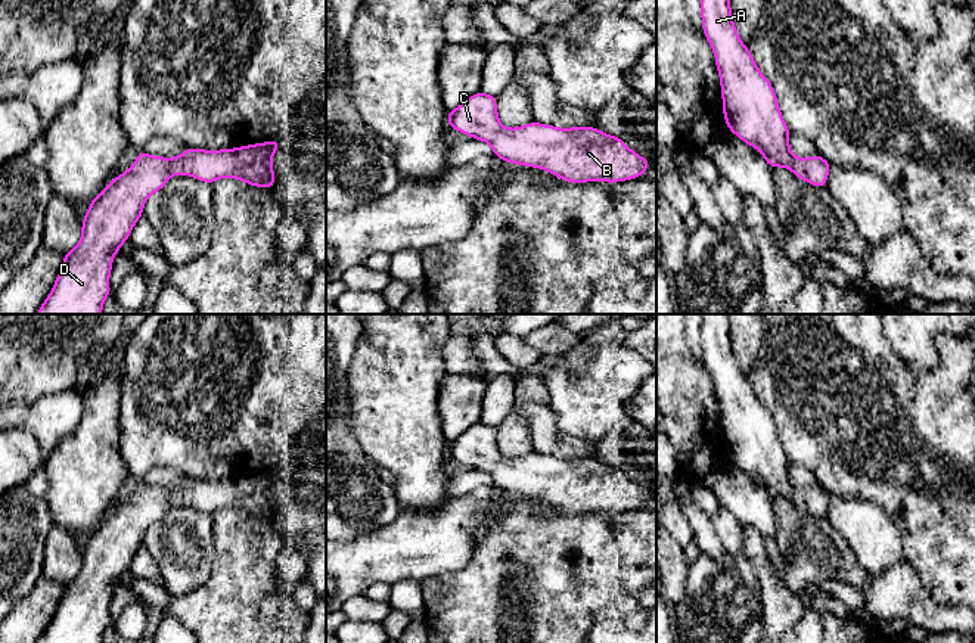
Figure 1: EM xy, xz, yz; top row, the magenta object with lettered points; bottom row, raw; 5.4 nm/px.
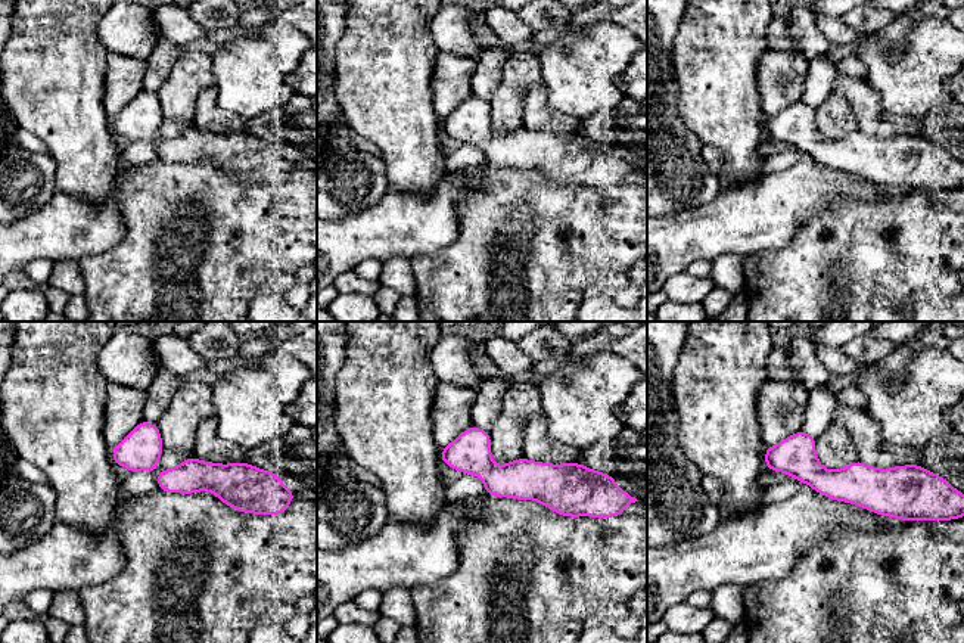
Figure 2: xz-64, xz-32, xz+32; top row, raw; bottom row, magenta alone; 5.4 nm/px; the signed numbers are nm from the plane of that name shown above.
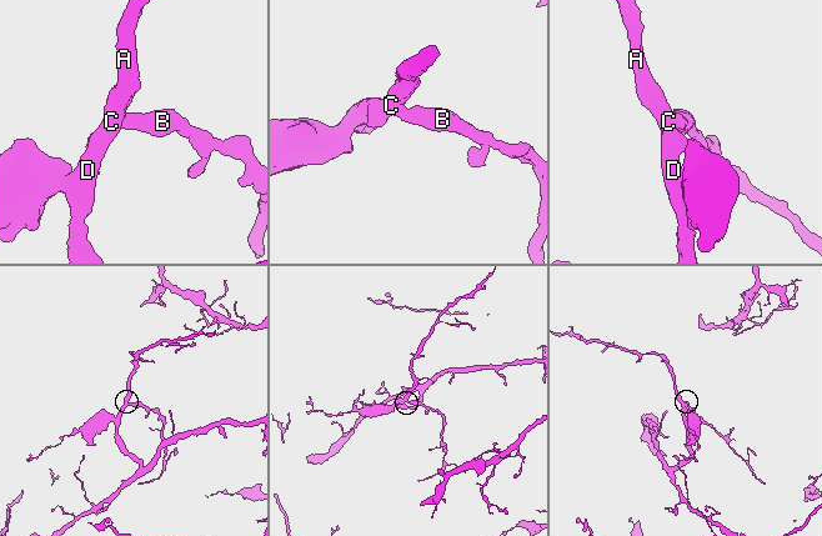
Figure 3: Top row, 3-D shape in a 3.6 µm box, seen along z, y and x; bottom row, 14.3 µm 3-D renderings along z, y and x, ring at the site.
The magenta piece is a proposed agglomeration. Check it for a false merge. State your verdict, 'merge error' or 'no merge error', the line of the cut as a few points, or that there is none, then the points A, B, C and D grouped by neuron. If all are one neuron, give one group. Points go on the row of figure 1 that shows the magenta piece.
no merge error | no cut | A B C D

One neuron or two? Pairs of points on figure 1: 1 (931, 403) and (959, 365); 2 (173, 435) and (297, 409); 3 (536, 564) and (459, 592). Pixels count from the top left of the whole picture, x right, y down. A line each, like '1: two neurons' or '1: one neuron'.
1: one neuron
2: one neuron
3: one neuron

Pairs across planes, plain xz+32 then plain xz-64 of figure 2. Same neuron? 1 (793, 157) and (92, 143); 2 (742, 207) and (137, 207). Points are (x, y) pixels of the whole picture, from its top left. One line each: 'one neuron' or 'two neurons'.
1: two neurons
2: two neurons

